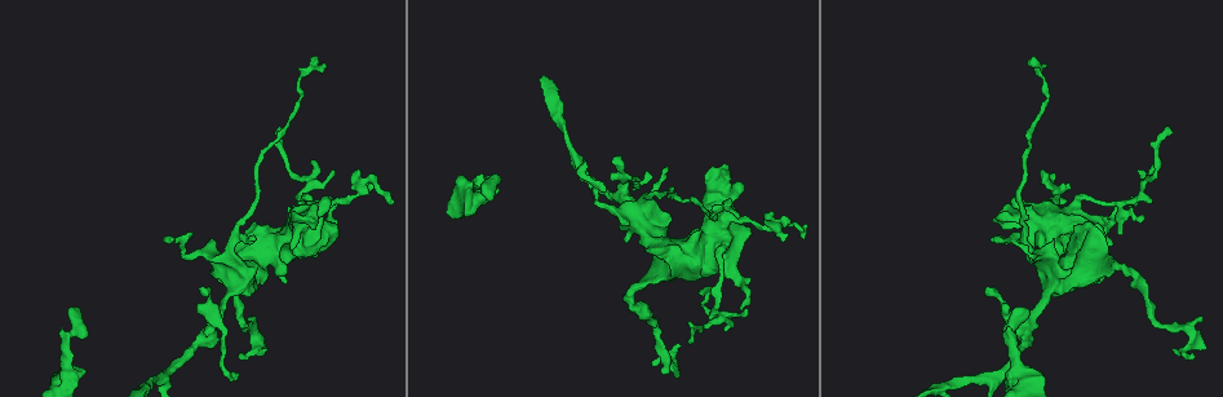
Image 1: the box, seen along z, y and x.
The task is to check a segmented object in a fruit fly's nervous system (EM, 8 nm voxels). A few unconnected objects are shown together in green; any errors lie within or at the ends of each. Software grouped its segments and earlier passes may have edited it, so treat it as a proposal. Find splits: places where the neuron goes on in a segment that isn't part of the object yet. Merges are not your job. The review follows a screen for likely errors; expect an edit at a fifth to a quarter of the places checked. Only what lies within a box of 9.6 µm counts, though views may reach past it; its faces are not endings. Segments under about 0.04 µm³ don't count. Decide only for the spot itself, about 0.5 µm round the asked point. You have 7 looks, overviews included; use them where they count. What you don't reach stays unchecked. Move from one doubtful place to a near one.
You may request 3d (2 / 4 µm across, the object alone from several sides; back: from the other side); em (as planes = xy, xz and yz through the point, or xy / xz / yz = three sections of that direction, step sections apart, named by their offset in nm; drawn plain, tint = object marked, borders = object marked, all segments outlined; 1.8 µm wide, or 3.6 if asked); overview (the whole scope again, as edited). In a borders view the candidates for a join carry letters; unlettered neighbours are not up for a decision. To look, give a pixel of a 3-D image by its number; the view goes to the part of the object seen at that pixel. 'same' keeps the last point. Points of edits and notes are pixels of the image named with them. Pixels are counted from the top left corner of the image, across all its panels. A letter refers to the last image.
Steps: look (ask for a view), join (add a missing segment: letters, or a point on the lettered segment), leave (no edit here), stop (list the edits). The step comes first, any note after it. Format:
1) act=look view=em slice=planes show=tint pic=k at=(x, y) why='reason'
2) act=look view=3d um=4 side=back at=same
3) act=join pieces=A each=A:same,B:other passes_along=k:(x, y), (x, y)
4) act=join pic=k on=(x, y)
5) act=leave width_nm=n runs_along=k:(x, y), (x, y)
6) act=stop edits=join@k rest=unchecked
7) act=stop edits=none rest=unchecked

act=look view=3d um=4 pic=1 at=(740, 305)

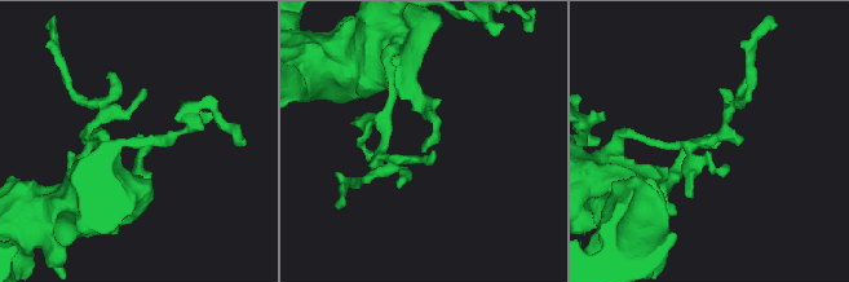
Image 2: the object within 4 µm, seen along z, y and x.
act=look view=em slice=xz step=4 show=tint pic=2 at=(719, 145)

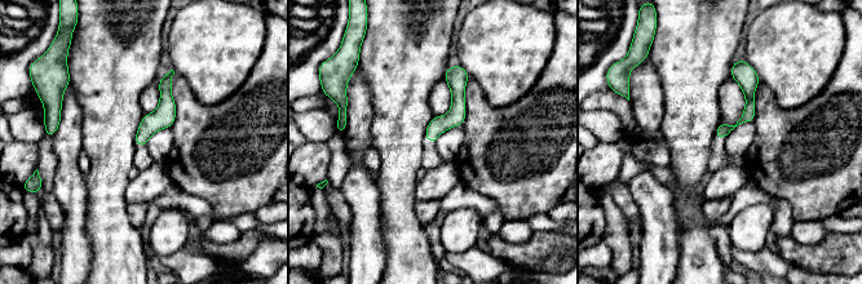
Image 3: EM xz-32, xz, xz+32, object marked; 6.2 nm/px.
act=look view=em slice=planes show=borders at=same why='another direction'

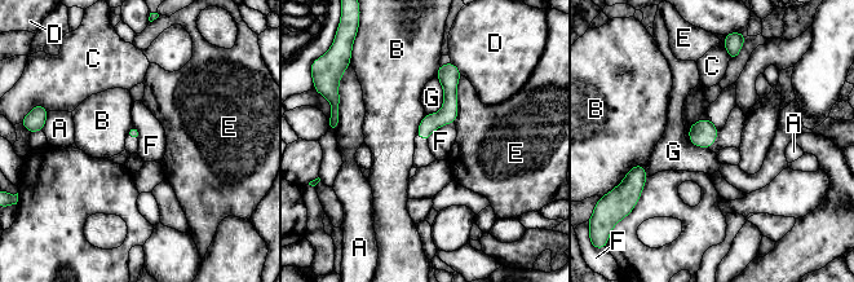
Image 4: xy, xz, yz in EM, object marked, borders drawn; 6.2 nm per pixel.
act=leave each=A:other,B:other,C:other,D:other,E:other,F:other,G:other border=4:(454, 122), (439, 126), (426, 140) found='no lettered segment goes on from it'

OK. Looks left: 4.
act=look view=em um=3.6 slice=planes show=tint pic=1 at=(173, 237) why='branch stops here'

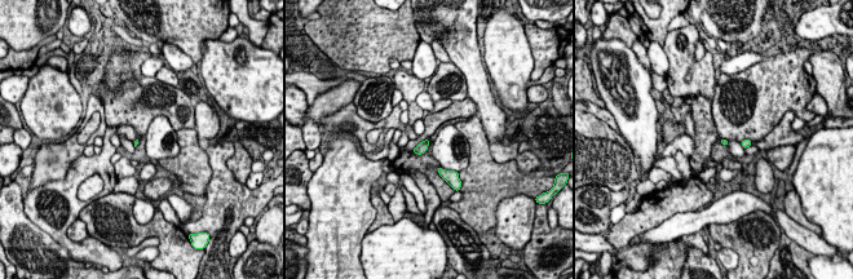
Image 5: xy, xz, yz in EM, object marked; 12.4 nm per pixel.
act=look view=em um=3.6 slice=planes show=borders at=same why='what lies round it'

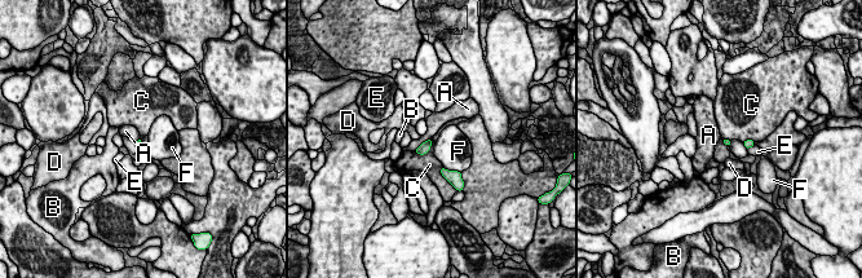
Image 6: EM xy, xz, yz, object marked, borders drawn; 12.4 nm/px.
act=leave width_nm=70 each=A:other,B:other,C:other,D:other,E:other,F:other border=6:(432, 140), (424, 154), (414, 151) found='none of them fits'

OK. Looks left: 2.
act=look view=3d um=4 pic=1 at=(67, 376) why='thick turns thin'

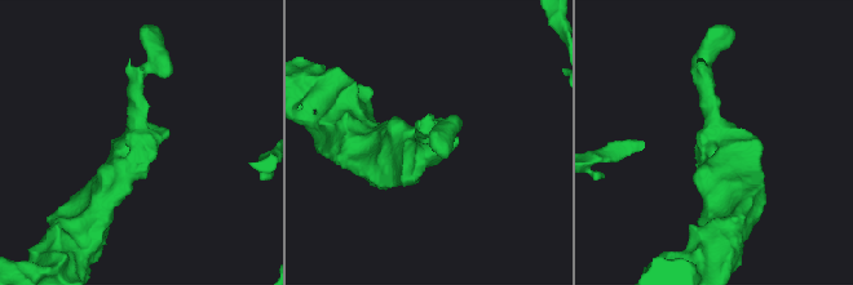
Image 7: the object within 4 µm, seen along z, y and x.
act=look view=em slice=planes show=borders pic=7 at=(428, 145) why='shape alone is not enough'

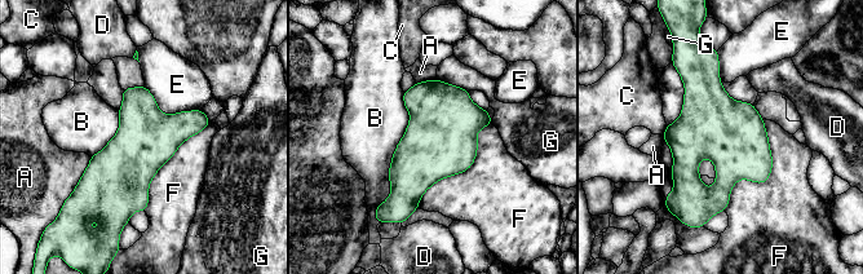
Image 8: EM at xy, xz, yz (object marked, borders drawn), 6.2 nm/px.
act=leave width_nm=380 each=A:other,B:other,C:other,D:other,E:other,F:other,G:other found='none of them fits'

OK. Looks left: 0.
act=stop edits=none rest=unchecked

